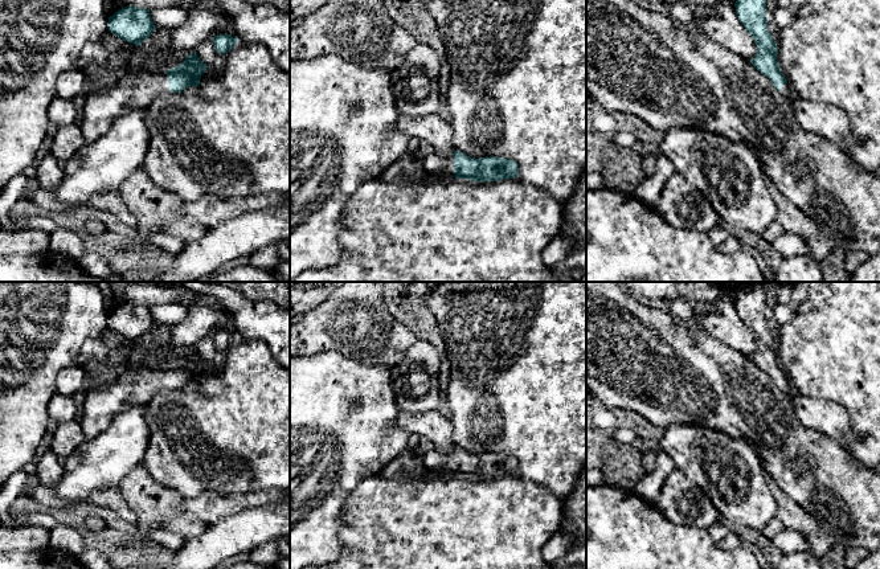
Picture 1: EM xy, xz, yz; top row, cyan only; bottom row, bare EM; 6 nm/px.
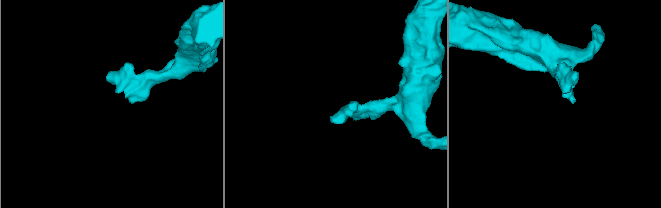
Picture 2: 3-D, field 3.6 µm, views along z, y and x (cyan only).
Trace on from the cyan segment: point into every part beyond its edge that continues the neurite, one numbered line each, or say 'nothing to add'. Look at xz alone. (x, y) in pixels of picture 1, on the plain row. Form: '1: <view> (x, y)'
1: xz (438, 463)

